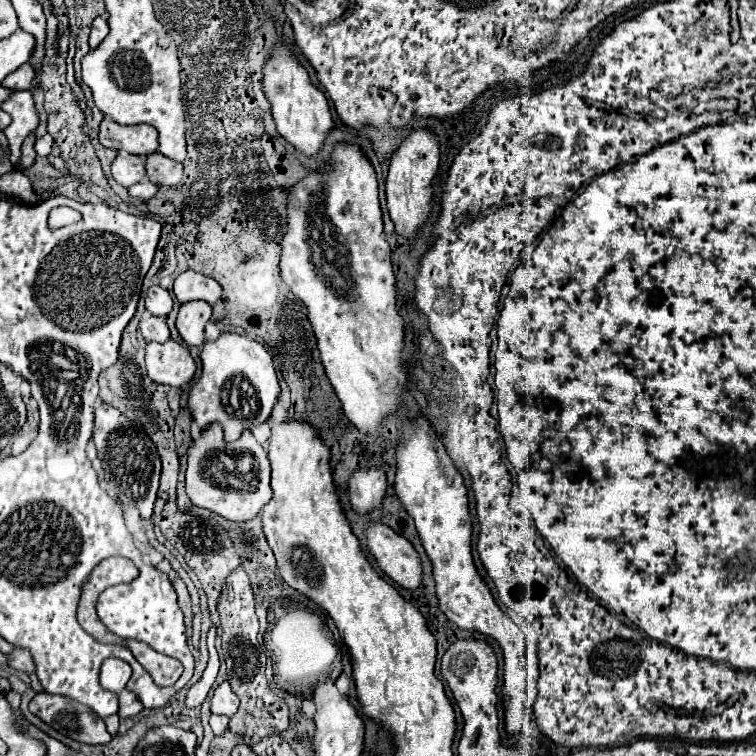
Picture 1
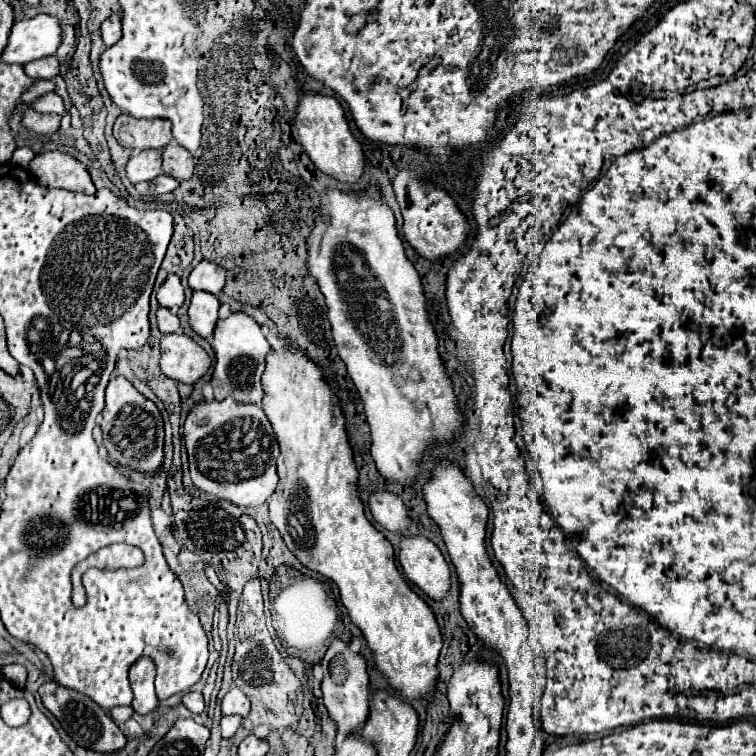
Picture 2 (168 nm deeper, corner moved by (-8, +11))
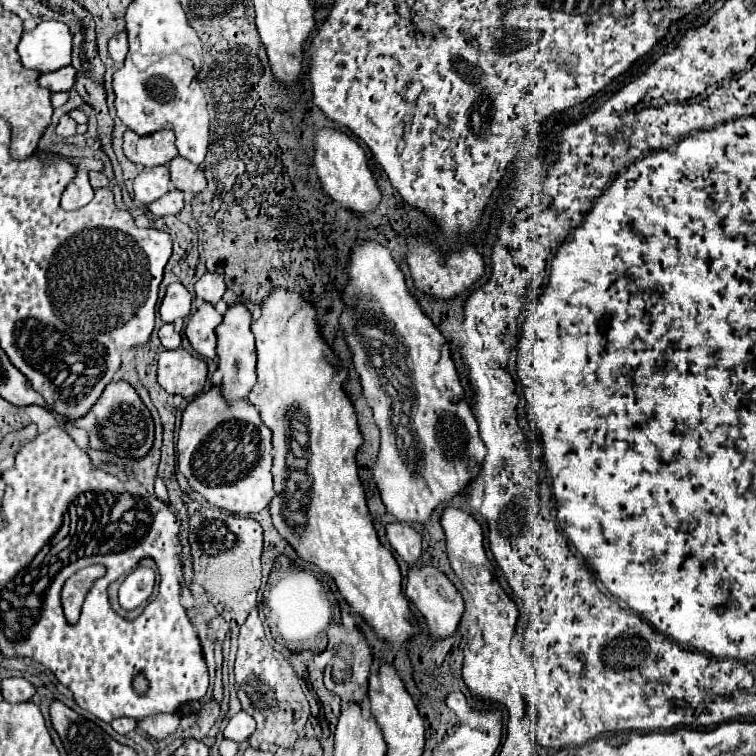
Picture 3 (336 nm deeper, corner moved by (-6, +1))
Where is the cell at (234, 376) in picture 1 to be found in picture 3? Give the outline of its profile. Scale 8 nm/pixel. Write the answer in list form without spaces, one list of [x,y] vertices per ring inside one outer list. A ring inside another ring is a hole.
[[[236,304],[236,306],[228,308],[222,324],[216,328],[218,370],[222,374],[220,390],[226,398],[226,402],[230,402],[230,404],[236,400],[248,398],[252,386],[256,384],[256,348],[254,348],[254,334],[250,330],[250,322],[252,322],[252,316],[250,316],[248,308],[244,304]]]

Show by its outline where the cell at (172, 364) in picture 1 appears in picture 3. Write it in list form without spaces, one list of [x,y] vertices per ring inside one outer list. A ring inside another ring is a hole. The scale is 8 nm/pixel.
[[[184,348],[164,350],[158,358],[158,384],[170,394],[178,394],[182,398],[202,394],[206,374],[206,362]]]

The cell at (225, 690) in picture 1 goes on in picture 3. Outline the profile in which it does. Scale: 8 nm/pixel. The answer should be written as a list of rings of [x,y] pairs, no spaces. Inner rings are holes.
[[[240,710],[238,714],[234,714],[226,728],[224,728],[224,738],[230,738],[234,742],[244,742],[250,738],[250,734],[254,732],[256,728],[256,722],[252,716],[248,716],[244,710]]]

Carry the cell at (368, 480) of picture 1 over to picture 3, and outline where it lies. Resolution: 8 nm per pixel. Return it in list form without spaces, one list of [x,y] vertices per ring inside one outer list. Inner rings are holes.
[[[390,522],[390,524],[386,524],[386,536],[388,536],[390,546],[410,566],[414,566],[418,562],[420,548],[422,548],[422,538],[412,526],[408,526],[406,522]]]

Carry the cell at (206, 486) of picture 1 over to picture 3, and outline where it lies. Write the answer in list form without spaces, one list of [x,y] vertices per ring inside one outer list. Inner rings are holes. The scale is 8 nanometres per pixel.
[[[218,386],[188,402],[178,434],[178,470],[208,504],[232,514],[262,512],[274,498],[272,488],[272,434],[262,424],[258,410],[240,400],[226,404]]]

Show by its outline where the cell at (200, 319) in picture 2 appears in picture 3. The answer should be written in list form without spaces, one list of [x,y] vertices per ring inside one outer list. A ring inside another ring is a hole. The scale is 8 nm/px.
[[[202,304],[186,324],[186,336],[192,348],[204,358],[216,358],[216,326],[222,322],[222,316],[214,310],[212,304]]]

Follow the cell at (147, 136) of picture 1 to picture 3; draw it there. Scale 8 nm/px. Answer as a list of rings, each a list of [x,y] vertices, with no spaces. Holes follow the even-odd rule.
[[[126,130],[122,148],[130,162],[134,162],[138,166],[148,166],[148,168],[166,164],[174,156],[178,156],[172,130],[160,130],[160,132],[148,134],[148,136],[138,136],[136,132]]]

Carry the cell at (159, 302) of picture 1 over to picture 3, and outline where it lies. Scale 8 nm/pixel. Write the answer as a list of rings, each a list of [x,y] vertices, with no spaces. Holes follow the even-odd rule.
[[[170,284],[160,304],[160,318],[164,322],[176,322],[178,318],[186,318],[190,314],[192,296],[182,284]]]

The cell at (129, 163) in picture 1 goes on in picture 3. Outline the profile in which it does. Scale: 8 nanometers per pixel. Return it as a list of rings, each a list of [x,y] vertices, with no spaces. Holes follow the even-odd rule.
[[[168,164],[154,166],[154,168],[142,168],[142,172],[132,182],[134,188],[134,200],[136,204],[148,204],[154,198],[160,198],[170,190],[170,174]]]

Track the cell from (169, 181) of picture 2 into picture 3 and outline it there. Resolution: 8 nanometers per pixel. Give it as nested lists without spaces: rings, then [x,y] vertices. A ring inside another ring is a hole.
[[[170,190],[168,194],[164,194],[162,198],[154,200],[148,204],[148,210],[154,216],[166,216],[166,214],[178,214],[184,206],[184,192],[180,190]]]

